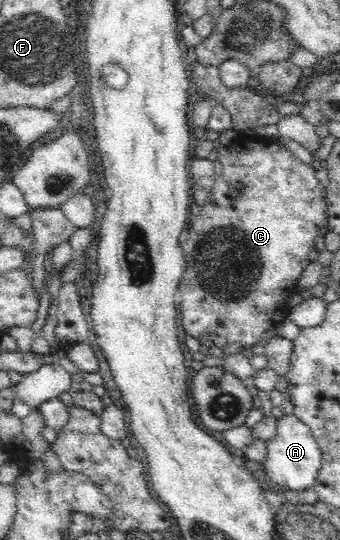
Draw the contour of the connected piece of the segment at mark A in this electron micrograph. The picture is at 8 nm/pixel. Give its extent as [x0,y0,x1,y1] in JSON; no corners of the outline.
[262,415,322,496]

